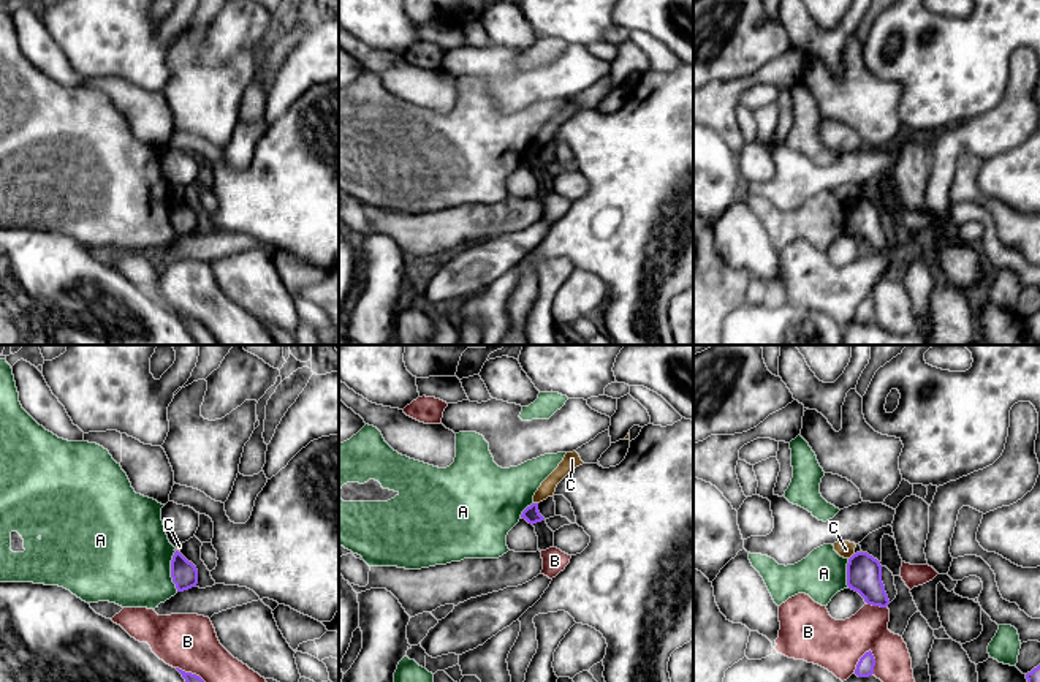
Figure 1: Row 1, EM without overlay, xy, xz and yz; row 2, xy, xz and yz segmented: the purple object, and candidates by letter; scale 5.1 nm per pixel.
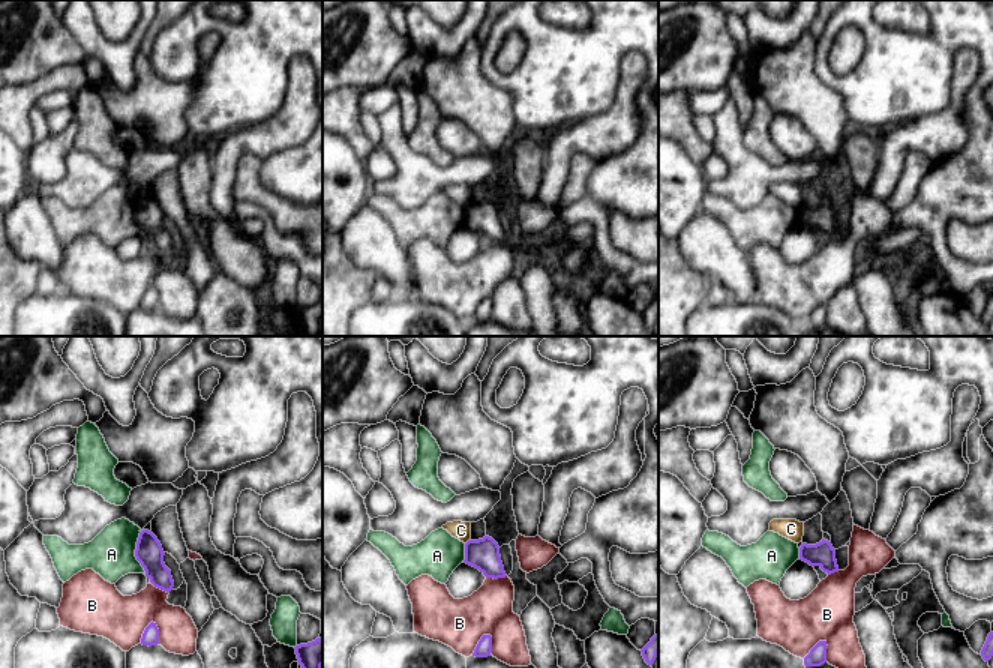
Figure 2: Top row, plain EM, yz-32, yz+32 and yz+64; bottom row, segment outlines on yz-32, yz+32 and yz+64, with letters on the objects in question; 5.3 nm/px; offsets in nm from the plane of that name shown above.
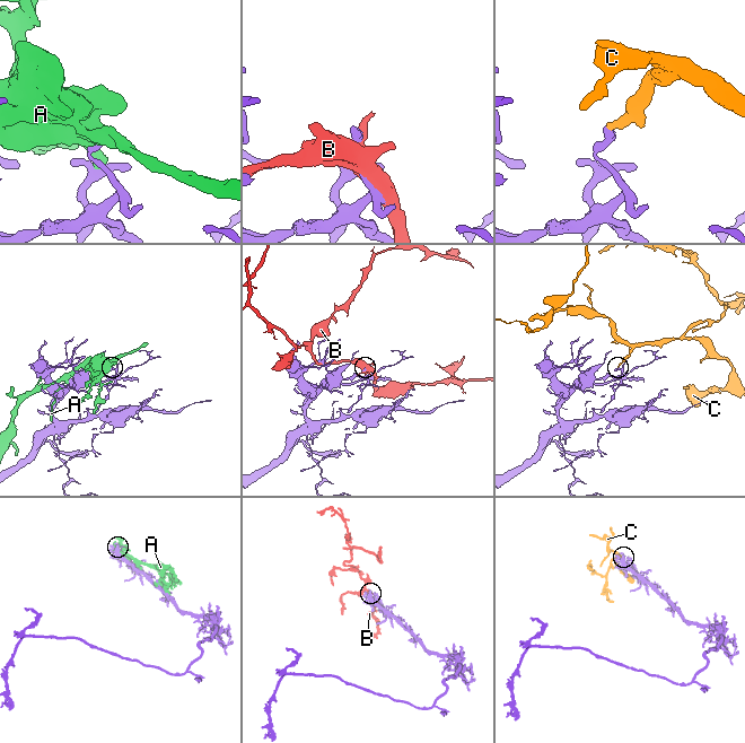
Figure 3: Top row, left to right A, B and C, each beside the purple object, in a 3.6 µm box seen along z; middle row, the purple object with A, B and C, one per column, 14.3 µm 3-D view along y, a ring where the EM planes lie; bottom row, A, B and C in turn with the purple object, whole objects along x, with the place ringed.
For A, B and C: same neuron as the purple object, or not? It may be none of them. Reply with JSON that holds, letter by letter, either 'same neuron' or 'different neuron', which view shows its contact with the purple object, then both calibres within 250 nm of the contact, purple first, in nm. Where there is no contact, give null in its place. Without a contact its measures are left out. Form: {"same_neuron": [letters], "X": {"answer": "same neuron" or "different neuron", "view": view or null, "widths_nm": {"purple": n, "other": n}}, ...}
{"same_neuron": [], "A": {"answer": "different neuron", "view": "xy", "widths_nm": {"purple": 140, "other": 460}}, "B": {"answer": "different neuron", "view": "yz", "widths_nm": {"purple": 90, "other": 260}}, "C": {"answer": "different neuron", "view": "yz", "widths_nm": {"purple": 180, "other": 90}}}

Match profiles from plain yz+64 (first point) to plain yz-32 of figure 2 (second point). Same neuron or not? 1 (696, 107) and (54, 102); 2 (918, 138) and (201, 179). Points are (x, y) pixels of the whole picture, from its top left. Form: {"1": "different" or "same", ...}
{"1": "same", "2": "different"}

